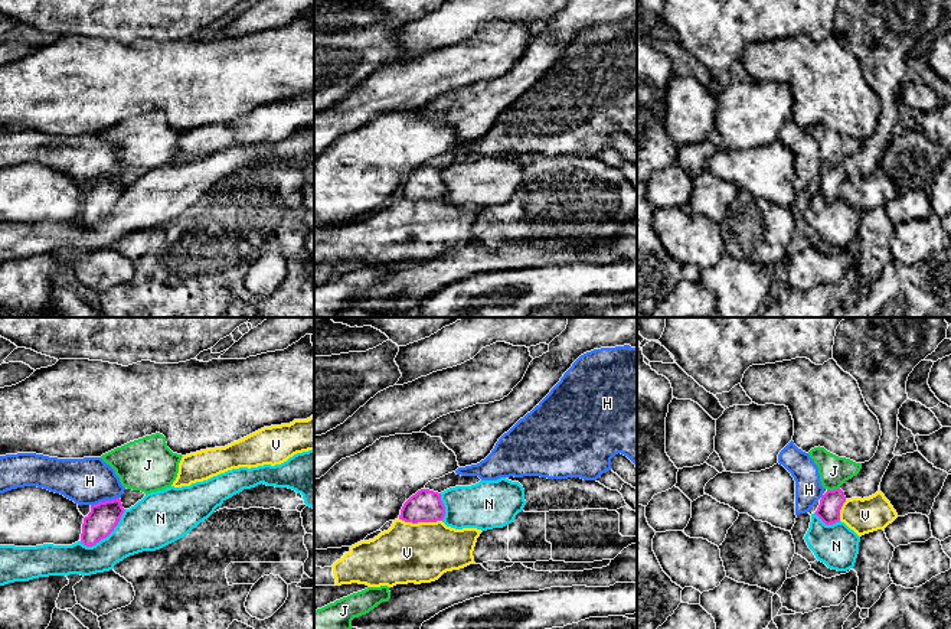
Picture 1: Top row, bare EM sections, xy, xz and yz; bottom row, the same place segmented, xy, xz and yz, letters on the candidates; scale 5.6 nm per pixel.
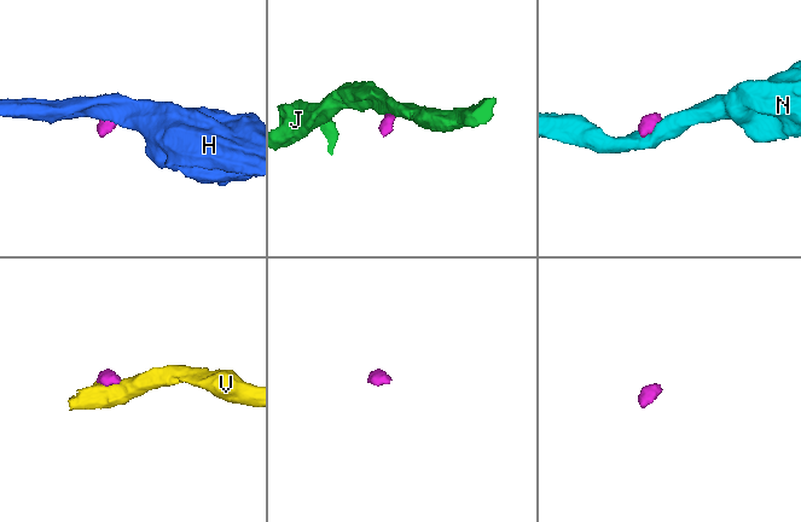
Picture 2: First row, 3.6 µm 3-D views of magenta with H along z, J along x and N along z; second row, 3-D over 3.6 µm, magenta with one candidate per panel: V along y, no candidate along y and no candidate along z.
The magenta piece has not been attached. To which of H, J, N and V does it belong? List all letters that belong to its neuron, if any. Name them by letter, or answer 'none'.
none

